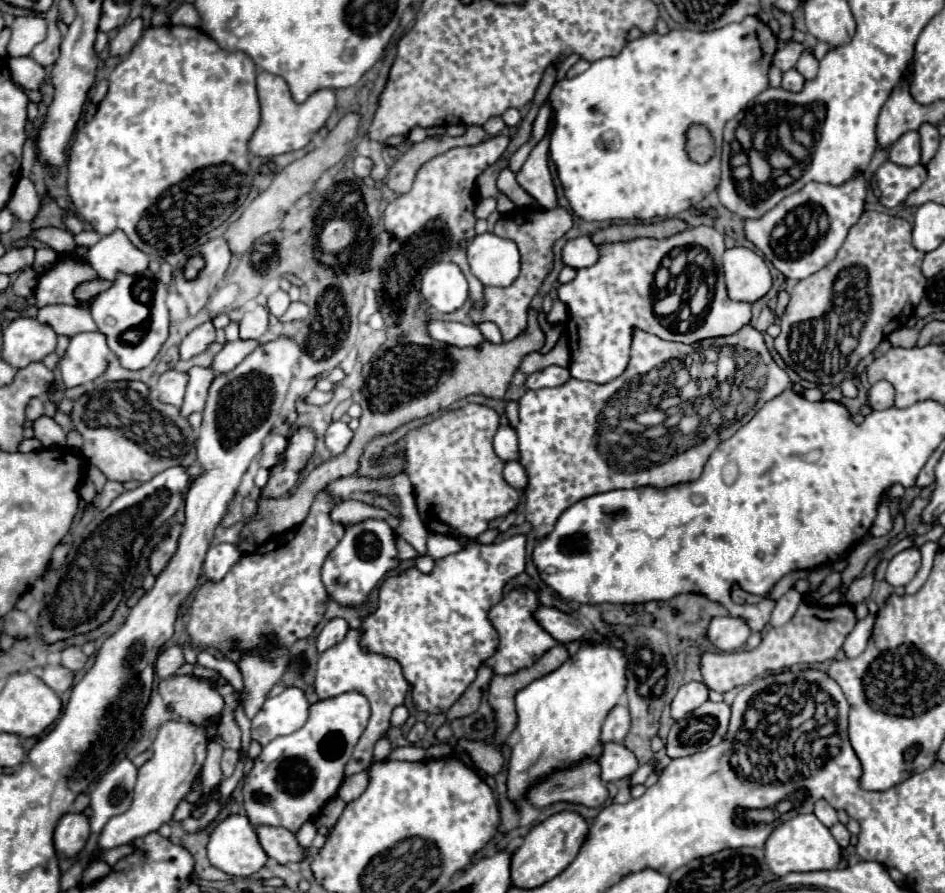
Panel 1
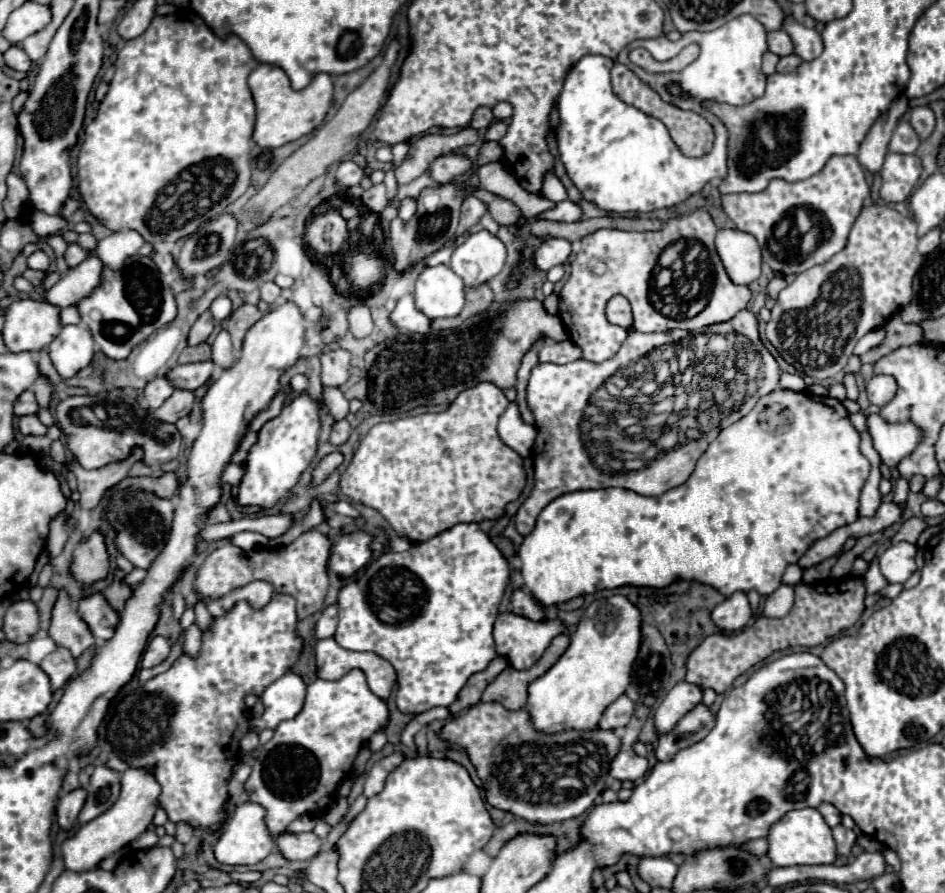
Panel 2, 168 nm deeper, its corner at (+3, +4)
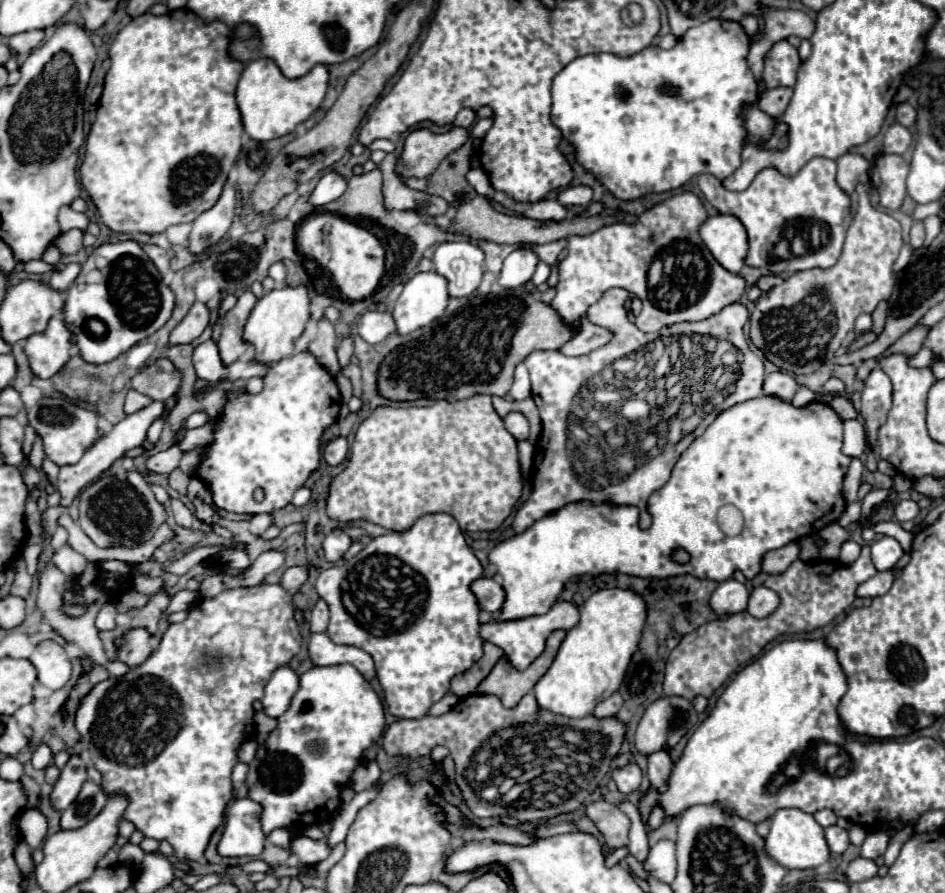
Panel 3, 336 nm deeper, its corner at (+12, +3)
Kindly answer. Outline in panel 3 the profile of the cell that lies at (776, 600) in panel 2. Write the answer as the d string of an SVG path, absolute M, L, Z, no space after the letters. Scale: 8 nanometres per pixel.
M758 586L750 594L750 602L746 610L754 618L764 618L764 616L770 616L778 606L780 606L780 596L776 596L776 592L766 586Z

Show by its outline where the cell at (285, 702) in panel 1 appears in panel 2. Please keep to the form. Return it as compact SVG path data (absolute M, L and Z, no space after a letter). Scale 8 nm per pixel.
M289 671L263 691L261 701L265 705L265 713L259 719L251 719L251 731L257 733L263 729L275 729L281 721L293 719L301 711L305 701L305 683L299 675Z

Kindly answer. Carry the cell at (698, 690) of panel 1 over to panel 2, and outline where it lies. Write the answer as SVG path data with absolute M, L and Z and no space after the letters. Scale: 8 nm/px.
M677 683L655 711L655 733L669 733L685 713L689 713L701 703L701 693L703 691L699 687L693 687L691 683Z

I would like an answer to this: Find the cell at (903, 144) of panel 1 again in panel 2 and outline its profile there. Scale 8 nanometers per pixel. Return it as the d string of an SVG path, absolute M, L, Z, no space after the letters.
M901 119L897 129L893 131L893 137L891 137L891 143L889 143L889 151L893 151L893 153L915 153L919 143L921 141L919 141L917 133L913 131L913 127L909 125L909 121Z

